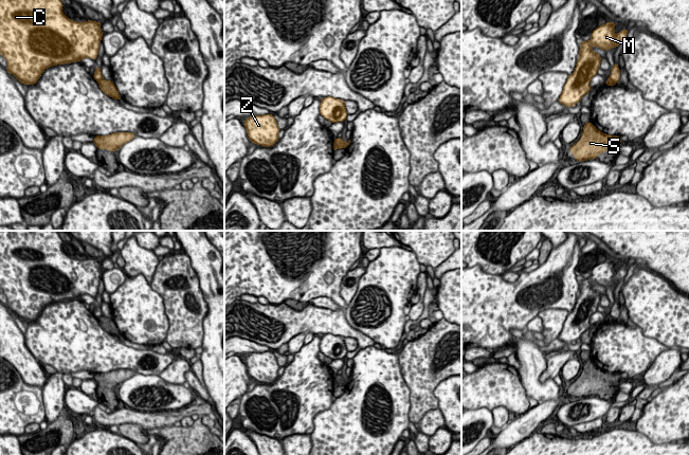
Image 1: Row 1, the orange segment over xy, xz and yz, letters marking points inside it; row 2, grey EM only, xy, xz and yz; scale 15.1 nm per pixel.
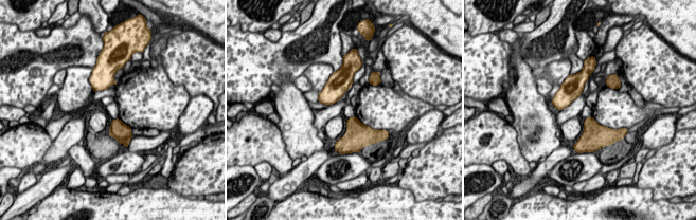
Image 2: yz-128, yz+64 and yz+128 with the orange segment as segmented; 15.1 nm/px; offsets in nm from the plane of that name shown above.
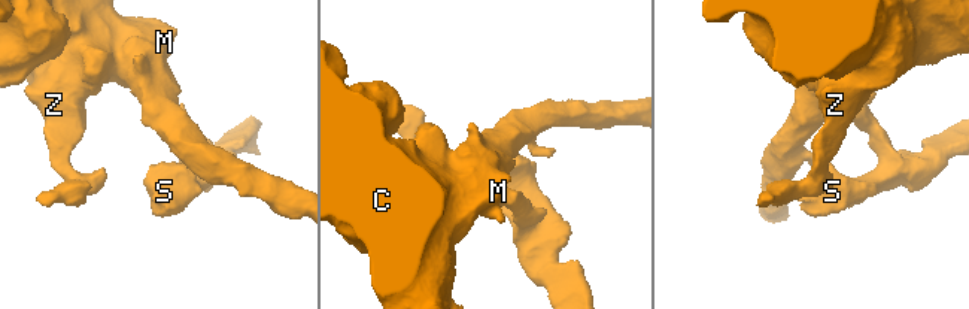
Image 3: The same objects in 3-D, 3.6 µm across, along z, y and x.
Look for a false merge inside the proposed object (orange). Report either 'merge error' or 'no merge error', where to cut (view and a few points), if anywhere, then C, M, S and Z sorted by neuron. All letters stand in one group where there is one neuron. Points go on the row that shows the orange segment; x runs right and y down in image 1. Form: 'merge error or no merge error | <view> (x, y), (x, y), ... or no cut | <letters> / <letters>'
merge error | xy (102, 77), (97, 80) | C M Z / S

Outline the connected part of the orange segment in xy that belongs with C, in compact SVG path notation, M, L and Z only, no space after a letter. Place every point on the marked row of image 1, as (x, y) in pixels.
M0 0L0 54L7 60L7 72L25 86L36 84L49 67L80 61L84 57L97 58L103 37L101 22L71 21L64 15L62 6L60 0Z

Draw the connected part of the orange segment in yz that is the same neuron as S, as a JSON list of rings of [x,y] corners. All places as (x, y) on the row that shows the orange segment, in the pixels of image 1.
[[[590,122],[584,124],[583,132],[579,142],[568,150],[577,161],[597,159],[598,154],[610,149],[615,149],[621,144],[620,136],[605,134]]]

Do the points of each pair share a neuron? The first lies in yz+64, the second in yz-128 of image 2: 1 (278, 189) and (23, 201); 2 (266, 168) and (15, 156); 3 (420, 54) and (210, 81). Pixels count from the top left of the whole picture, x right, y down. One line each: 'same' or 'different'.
1: same
2: different
3: same

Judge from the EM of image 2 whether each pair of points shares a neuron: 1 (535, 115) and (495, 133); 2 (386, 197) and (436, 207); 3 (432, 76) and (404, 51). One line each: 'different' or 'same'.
1: different
2: same
3: same

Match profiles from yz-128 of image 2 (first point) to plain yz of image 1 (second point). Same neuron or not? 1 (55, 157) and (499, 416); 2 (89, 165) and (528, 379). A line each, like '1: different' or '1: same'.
1: different
2: same

